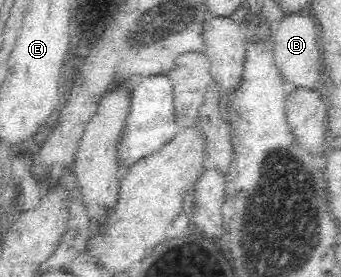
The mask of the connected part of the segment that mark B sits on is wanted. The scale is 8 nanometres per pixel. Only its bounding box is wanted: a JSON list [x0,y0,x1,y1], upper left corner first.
[273,16,319,90]

